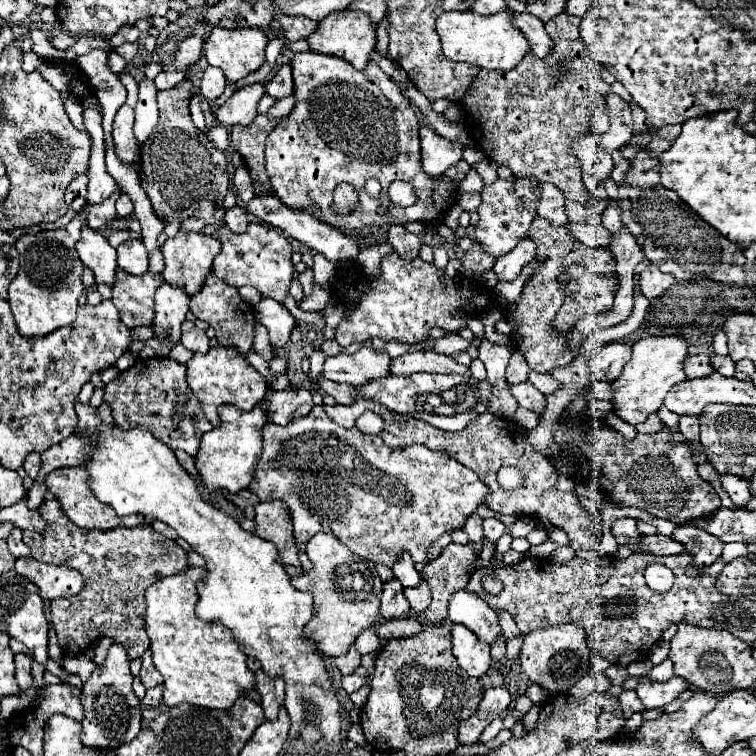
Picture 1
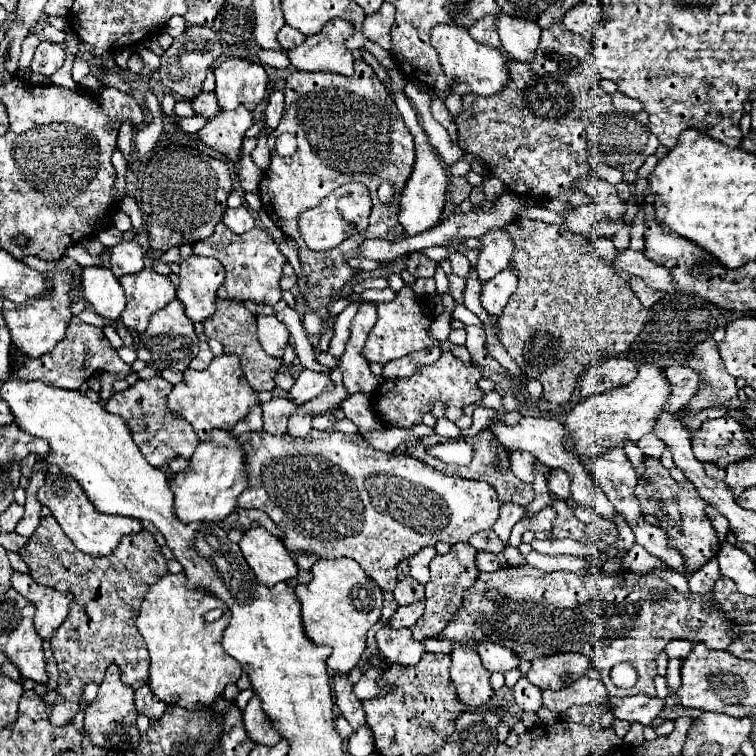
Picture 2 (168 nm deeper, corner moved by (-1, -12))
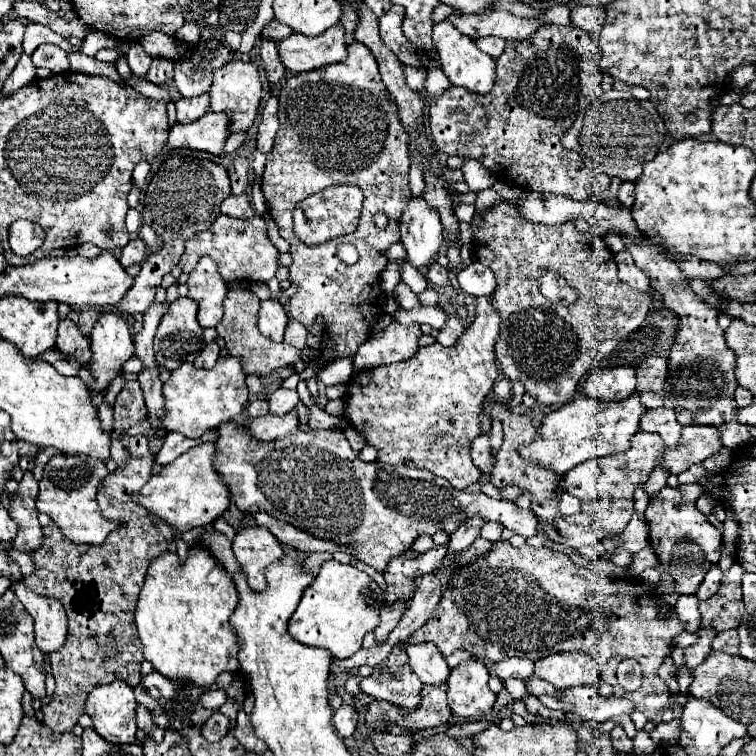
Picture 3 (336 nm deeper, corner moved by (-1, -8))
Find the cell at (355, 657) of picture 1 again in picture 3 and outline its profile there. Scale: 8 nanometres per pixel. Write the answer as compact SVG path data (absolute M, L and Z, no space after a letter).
M343 704L333 716L333 726L335 726L335 730L341 738L351 738L353 732L355 732L355 726L357 726L355 708L349 706L349 704Z

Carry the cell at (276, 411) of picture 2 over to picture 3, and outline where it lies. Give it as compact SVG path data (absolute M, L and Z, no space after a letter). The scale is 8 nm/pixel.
M251 398L249 400L249 404L247 404L247 412L249 412L249 416L263 416L263 414L267 414L267 400L263 400L263 398Z

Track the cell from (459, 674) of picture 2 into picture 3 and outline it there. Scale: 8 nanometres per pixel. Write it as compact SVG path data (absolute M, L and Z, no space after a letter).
M471 658L451 670L447 680L447 700L457 720L483 718L495 704L495 694L487 686L489 670L483 660Z

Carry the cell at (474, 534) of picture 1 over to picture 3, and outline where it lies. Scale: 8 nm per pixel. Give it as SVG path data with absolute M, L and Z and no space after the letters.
M487 522L483 526L483 530L481 530L481 538L497 542L497 540L501 540L501 532L503 532L503 524L499 524L499 522Z

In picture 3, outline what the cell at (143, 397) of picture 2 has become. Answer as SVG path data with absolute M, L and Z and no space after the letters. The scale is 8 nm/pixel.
M125 382L113 406L113 432L123 434L141 420L145 420L145 400L139 382Z

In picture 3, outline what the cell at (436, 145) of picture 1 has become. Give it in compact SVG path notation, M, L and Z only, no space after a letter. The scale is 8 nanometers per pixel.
M411 196L399 226L401 244L407 250L405 260L417 270L427 268L435 260L443 242L443 226L439 214L427 206L425 198Z

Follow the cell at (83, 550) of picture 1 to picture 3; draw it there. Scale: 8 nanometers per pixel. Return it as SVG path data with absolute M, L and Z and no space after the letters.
M123 434L119 438L119 442L129 450L131 458L125 462L125 466L117 468L115 472L111 472L103 484L97 490L97 502L101 508L101 514L105 516L105 520L115 520L120 523L117 530L113 530L113 534L107 536L107 540L103 544L71 544L71 540L67 540L57 524L47 524L43 528L43 546L39 550L33 552L35 558L35 572L31 576L25 576L23 582L29 590L43 594L47 598L55 598L63 604L67 618L69 618L69 632L67 632L67 640L65 644L49 654L49 662L53 668L53 678L57 682L55 694L53 694L53 702L45 704L41 708L43 712L43 724L49 726L55 732L71 732L73 726L77 724L77 718L81 714L85 714L85 700L87 694L91 692L91 688L95 686L103 686L103 684L111 684L115 678L127 682L129 686L137 686L141 682L141 662L143 662L143 646L141 640L137 636L137 628L135 628L135 606L137 606L137 596L139 590L143 586L147 568L151 564L151 560L159 554L163 554L167 550L167 540L165 536L157 530L157 526L153 526L149 513L145 508L139 506L131 496L137 494L143 484L151 478L151 470L153 470L153 462L155 456L149 452L147 446L147 438L145 436L129 436Z

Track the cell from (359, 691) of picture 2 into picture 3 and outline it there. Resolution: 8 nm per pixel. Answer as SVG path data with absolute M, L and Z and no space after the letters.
M395 646L389 656L373 668L369 678L361 680L361 692L377 700L385 700L413 712L419 708L423 682L409 666L409 658L403 646Z

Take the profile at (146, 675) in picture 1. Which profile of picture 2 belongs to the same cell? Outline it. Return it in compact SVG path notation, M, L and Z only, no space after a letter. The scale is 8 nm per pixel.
M143 684L135 692L135 706L137 706L139 714L145 714L149 718L161 718L163 712L165 712L165 708L167 708L157 696L153 696L149 684Z

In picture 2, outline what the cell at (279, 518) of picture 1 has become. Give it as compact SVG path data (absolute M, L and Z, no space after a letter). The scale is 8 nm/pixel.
M253 524L241 538L239 546L247 564L265 586L291 580L299 572L291 554L283 548L283 542L277 536L271 536L261 524Z

